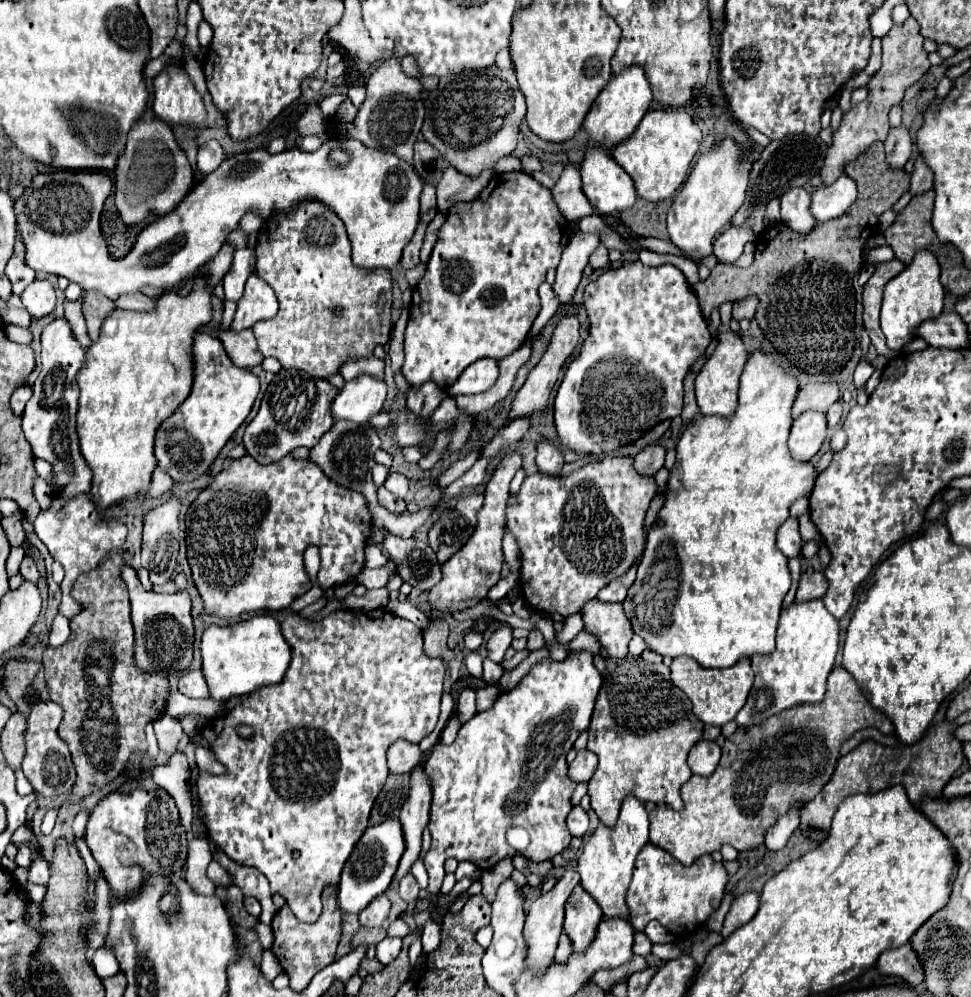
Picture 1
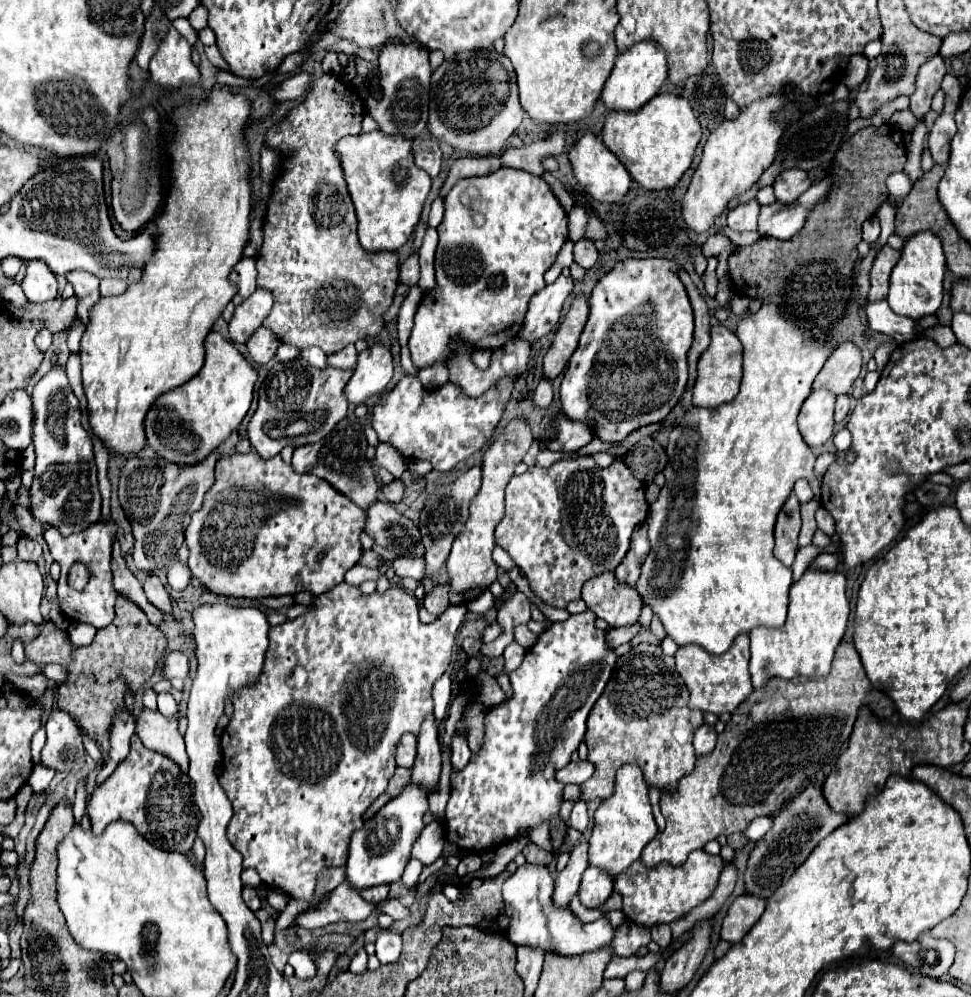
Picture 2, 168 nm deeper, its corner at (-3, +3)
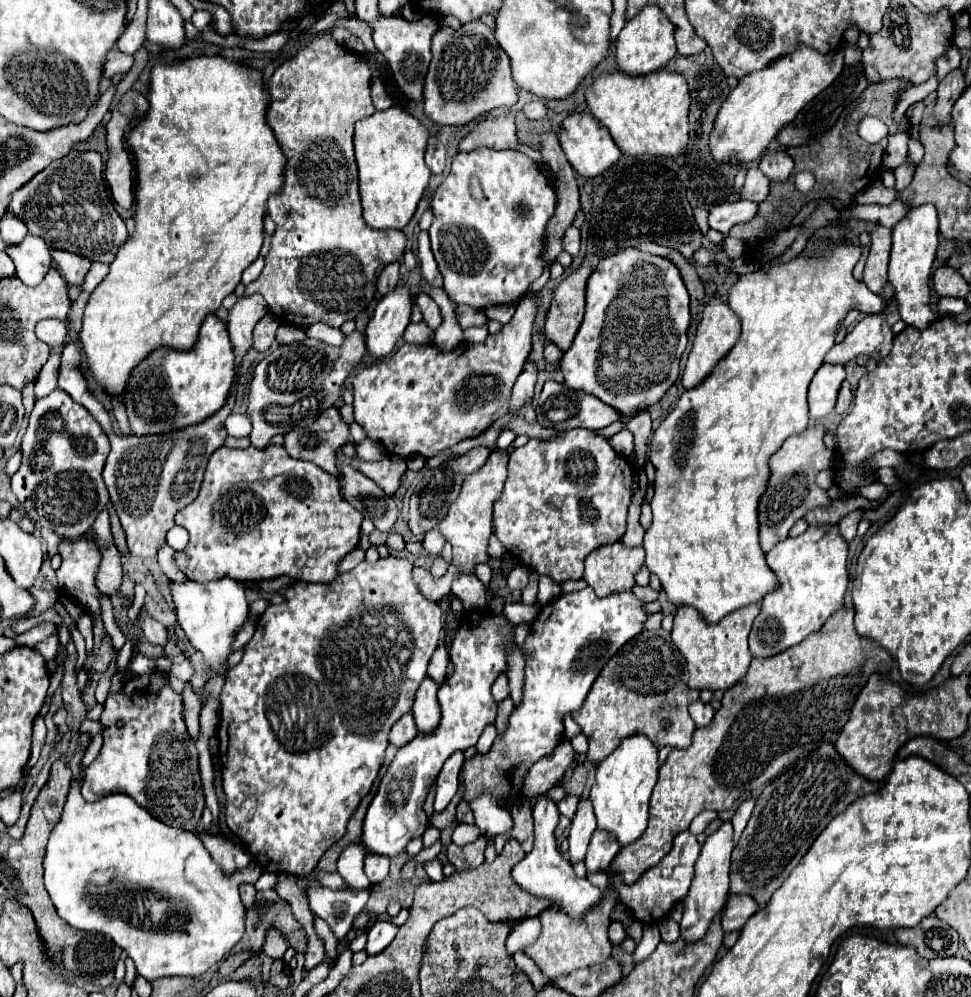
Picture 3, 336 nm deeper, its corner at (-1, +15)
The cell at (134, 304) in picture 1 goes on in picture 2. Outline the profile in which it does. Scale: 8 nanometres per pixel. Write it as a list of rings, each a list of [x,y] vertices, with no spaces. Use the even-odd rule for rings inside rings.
[[[101,279],[101,285],[99,285],[99,293],[103,297],[125,293],[125,289],[127,289],[127,281],[121,281],[121,279]]]

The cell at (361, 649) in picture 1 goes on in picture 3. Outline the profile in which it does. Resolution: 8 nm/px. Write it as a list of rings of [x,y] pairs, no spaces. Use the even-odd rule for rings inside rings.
[[[387,557],[379,559],[375,565],[363,561],[349,573],[341,573],[331,583],[305,583],[297,581],[285,593],[285,603],[271,605],[261,615],[255,627],[255,635],[243,647],[241,661],[229,669],[225,685],[221,691],[221,711],[219,711],[219,757],[221,757],[221,785],[225,793],[225,823],[233,835],[237,835],[253,859],[269,873],[291,873],[305,877],[313,873],[319,857],[335,845],[343,835],[349,817],[357,809],[359,801],[369,793],[379,769],[383,765],[383,755],[389,745],[391,727],[405,715],[411,713],[413,697],[421,681],[427,677],[427,663],[437,649],[441,631],[443,631],[443,611],[433,601],[427,601],[411,579],[413,563],[407,559]]]

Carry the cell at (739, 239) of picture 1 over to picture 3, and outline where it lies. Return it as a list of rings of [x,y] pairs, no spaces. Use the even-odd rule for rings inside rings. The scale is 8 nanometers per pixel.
[[[757,165],[749,167],[745,185],[741,187],[741,191],[737,195],[739,195],[739,199],[747,199],[753,203],[765,201],[765,197],[769,195],[769,179],[759,171]]]

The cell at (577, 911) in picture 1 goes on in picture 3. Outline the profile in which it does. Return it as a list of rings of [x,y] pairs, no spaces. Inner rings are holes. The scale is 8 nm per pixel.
[[[595,831],[585,855],[585,867],[589,873],[597,873],[597,871],[607,871],[607,867],[611,865],[611,861],[615,859],[615,855],[619,853],[619,845],[615,841],[613,835],[605,833],[605,831]]]

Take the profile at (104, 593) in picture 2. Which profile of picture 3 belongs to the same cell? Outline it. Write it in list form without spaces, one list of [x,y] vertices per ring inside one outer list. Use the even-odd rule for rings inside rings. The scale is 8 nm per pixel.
[[[85,533],[81,539],[77,537],[77,541],[69,541],[69,539],[61,539],[59,543],[59,555],[63,559],[61,567],[57,569],[57,581],[59,581],[59,593],[73,599],[85,613],[89,615],[101,615],[101,597],[103,593],[97,589],[95,579],[97,579],[97,571],[101,565],[101,551],[99,551],[99,543],[91,533]]]

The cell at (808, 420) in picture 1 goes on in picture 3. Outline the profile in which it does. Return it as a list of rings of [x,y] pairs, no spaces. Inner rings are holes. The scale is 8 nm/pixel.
[[[823,363],[821,369],[815,373],[809,385],[809,417],[813,421],[825,419],[835,409],[835,399],[843,379],[845,379],[843,365]]]

